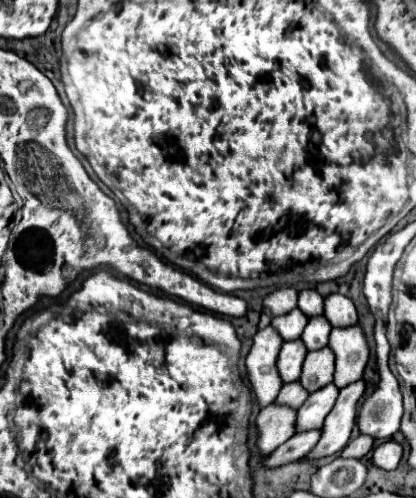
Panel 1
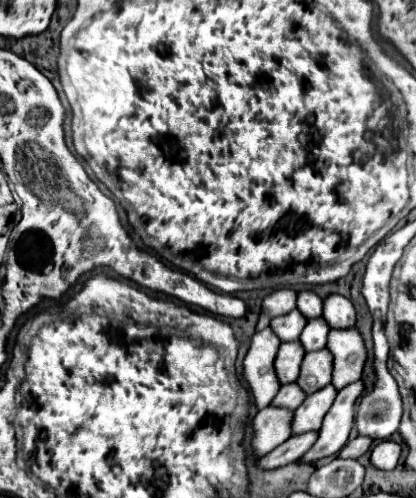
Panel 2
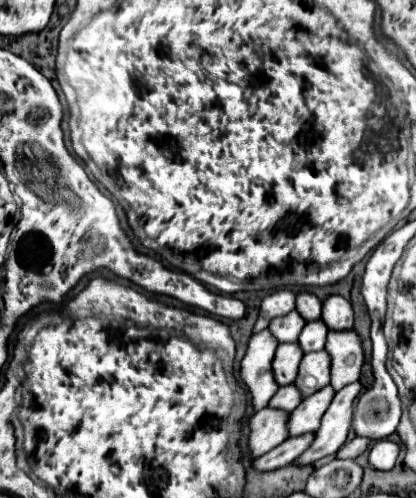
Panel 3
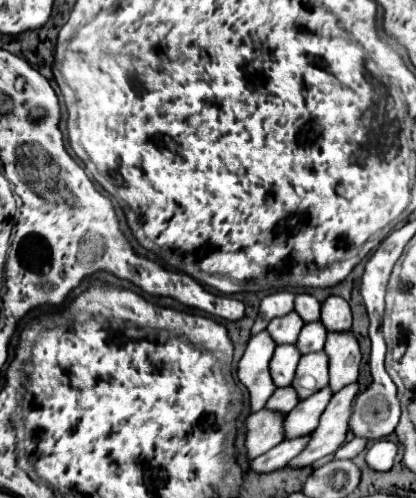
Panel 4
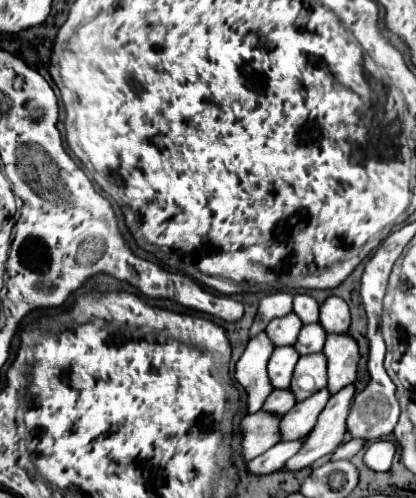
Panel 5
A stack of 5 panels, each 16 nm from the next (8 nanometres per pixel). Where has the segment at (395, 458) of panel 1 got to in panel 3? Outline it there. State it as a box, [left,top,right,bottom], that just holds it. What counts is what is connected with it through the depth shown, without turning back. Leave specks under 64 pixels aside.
[368,440,400,470]

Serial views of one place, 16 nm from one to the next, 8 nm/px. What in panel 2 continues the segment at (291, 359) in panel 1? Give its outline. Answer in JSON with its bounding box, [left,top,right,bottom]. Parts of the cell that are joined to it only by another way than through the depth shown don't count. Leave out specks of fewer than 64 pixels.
[276,342,306,384]

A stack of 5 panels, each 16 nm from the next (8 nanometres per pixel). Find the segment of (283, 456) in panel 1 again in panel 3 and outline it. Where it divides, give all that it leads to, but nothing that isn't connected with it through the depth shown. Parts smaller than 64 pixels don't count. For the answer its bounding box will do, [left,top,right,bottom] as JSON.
[254,432,316,470]

